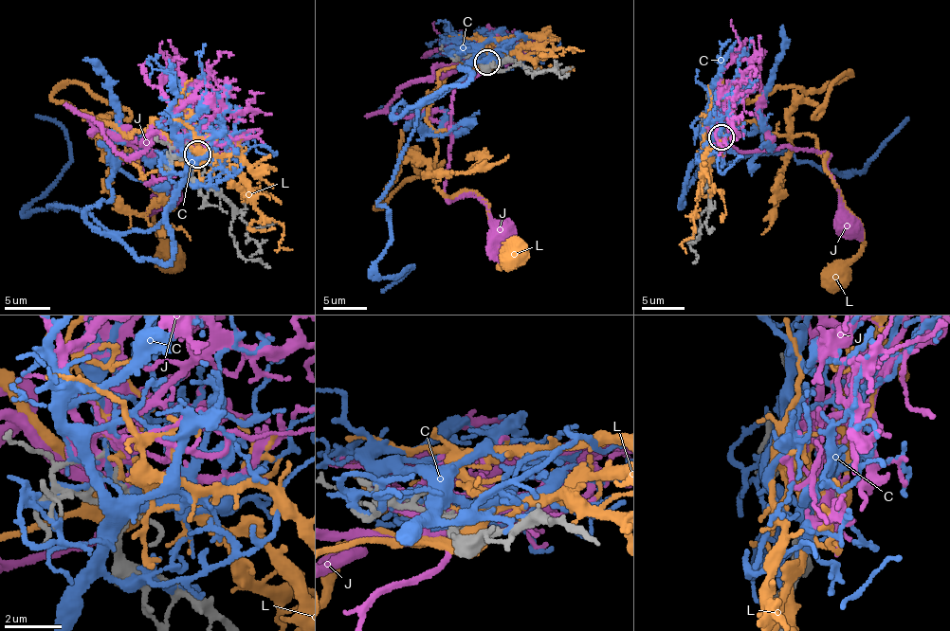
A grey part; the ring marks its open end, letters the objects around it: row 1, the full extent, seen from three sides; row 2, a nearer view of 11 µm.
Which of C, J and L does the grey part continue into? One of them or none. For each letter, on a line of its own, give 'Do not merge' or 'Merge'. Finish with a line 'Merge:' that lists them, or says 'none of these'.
C: Do not merge
J: Do not merge
L: Merge
Merge: L

